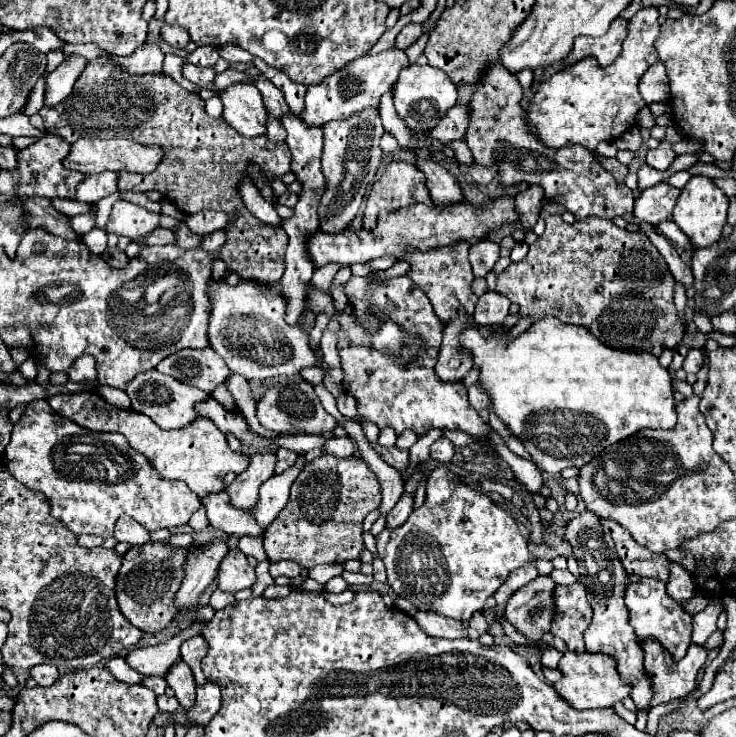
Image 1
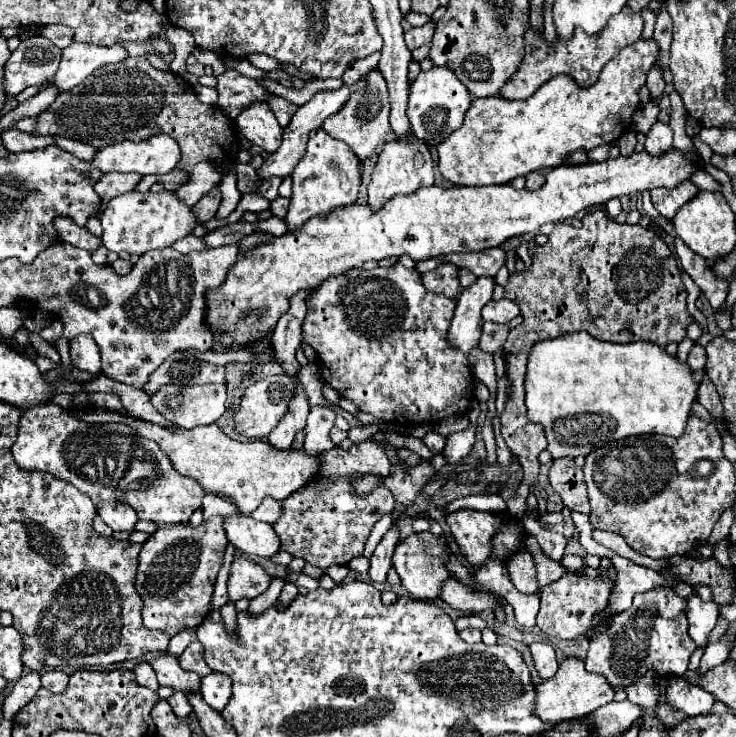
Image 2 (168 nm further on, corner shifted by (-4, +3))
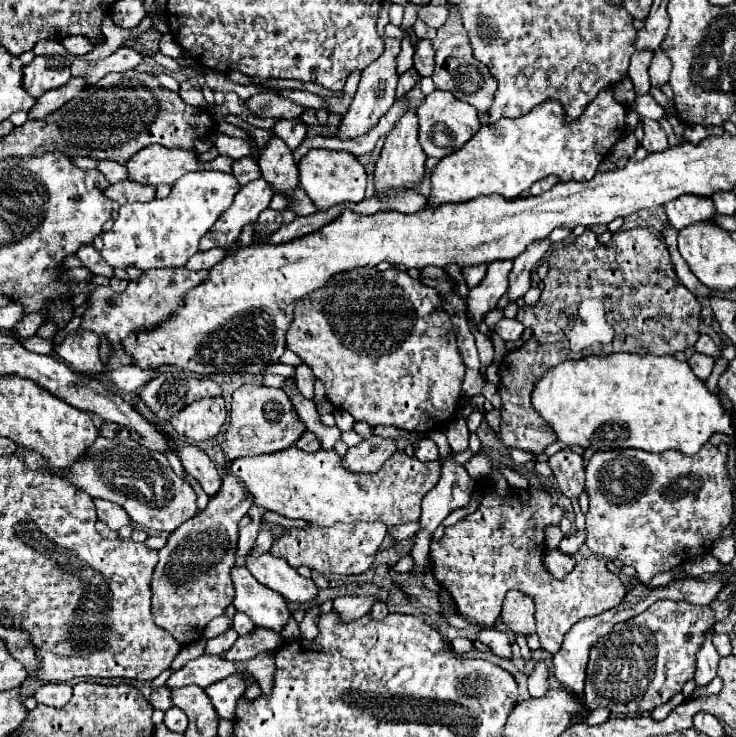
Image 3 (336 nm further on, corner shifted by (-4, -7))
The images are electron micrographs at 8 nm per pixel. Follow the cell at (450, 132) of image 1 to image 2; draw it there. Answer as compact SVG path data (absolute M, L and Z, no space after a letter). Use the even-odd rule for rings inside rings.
M640 38L636 44L624 48L606 68L598 82L590 88L576 88L570 76L556 76L548 80L534 96L520 102L508 102L496 96L474 98L472 108L466 114L464 124L450 134L448 140L436 146L438 150L438 168L446 180L456 186L488 186L488 184L508 184L518 176L526 176L540 168L554 168L566 164L568 156L576 150L592 150L602 144L616 142L632 124L632 114L638 106L638 90L646 84L646 74L658 58L658 46L654 40Z

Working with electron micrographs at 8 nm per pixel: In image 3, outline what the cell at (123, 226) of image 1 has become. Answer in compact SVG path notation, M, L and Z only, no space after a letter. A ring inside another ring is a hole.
M198 170L184 174L174 186L168 198L124 204L118 210L114 226L102 234L104 248L102 258L112 268L136 266L140 270L150 268L178 268L198 252L200 238L212 228L216 218L230 208L240 184L232 174L214 170Z

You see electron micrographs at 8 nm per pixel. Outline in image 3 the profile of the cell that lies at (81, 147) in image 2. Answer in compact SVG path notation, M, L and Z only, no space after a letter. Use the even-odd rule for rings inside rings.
M100 160L98 166L96 166L96 170L100 170L100 172L106 176L106 180L108 180L110 184L114 184L114 182L122 182L122 180L128 178L128 176L126 176L126 168L124 168L122 164L118 164L118 162Z

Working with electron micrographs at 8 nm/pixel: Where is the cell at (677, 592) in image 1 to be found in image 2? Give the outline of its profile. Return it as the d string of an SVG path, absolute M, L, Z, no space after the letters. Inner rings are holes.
M700 596L688 598L688 622L690 622L690 638L696 646L708 646L708 636L716 626L720 610L714 602L702 602Z

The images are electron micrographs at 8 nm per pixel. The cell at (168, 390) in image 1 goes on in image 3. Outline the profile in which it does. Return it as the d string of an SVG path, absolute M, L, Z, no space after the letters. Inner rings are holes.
M216 396L216 398L202 398L198 402L192 402L188 406L184 406L178 414L174 414L174 418L170 418L170 426L184 438L200 442L200 440L208 440L214 438L222 424L226 420L226 406L224 406L224 398Z

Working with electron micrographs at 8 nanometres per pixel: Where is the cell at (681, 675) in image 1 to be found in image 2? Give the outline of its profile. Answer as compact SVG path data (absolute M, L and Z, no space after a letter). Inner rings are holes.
M670 678L666 702L670 706L674 706L676 710L684 712L686 716L710 714L710 710L714 706L714 698L706 690L686 682L684 678Z

